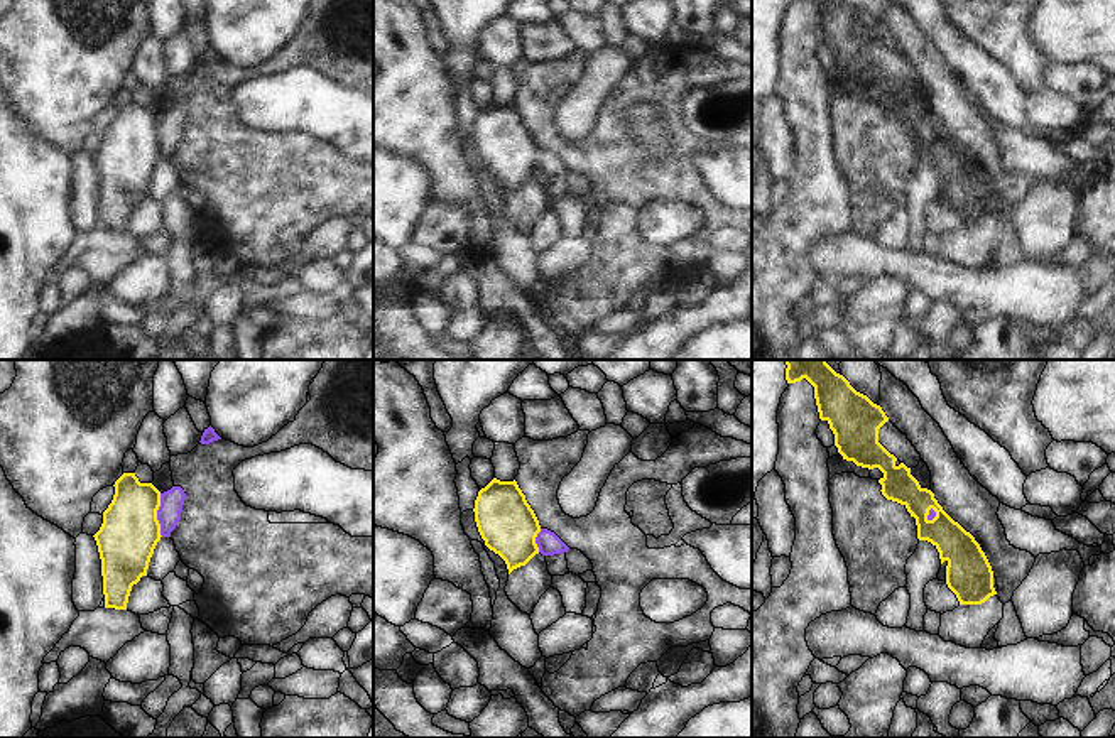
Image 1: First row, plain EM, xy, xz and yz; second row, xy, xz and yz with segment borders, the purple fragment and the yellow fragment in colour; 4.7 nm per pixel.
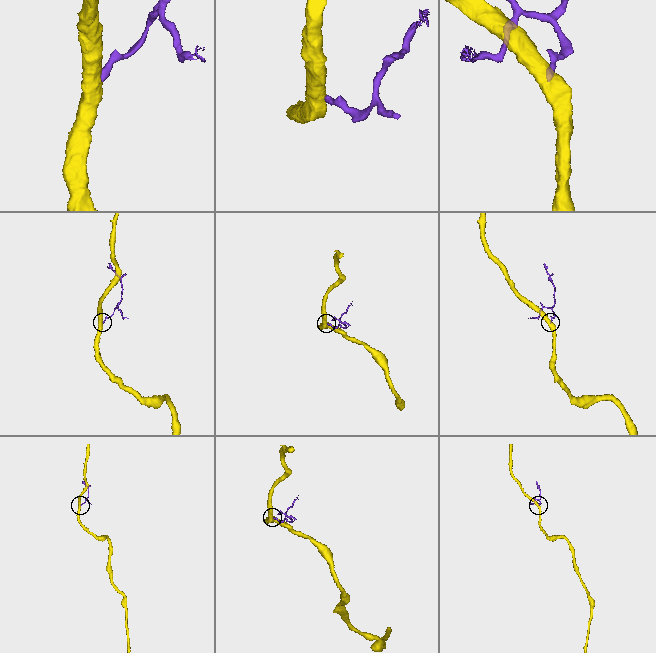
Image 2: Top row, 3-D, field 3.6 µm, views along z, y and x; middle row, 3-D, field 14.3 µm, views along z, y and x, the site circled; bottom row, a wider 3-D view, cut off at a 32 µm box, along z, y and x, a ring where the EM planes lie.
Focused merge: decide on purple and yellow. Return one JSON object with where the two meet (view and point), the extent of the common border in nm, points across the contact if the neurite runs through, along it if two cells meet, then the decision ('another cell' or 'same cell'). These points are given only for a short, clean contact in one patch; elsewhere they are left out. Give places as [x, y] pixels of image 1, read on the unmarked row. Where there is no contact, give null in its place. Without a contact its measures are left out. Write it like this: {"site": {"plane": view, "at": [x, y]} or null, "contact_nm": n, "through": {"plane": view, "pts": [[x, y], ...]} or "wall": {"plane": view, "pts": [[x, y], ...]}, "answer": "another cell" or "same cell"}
{"site": {"plane": "xy", "at": [157, 137]}, "contact_nm": 200, "wall": {"plane": "xy", "pts": [[159, 115], [157, 144], [163, 157]]}, "answer": "another cell"}

